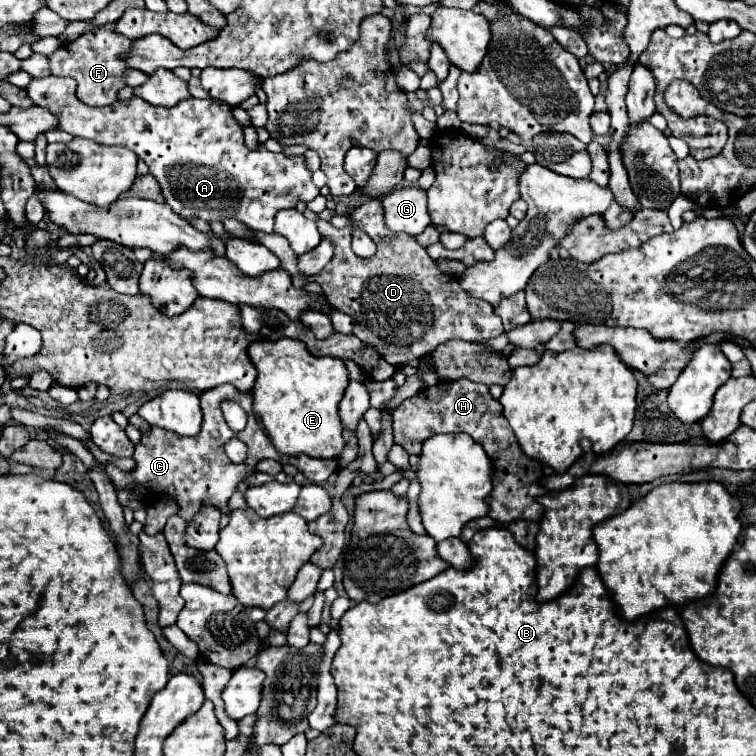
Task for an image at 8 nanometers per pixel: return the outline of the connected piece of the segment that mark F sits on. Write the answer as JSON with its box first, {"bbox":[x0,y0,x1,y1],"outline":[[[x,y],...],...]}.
{"bbox":[49,27,133,105],"outline":[[[105,27],[85,31],[73,43],[61,45],[49,59],[51,59],[51,73],[59,77],[73,77],[77,81],[77,97],[85,105],[109,105],[117,101],[117,93],[127,85],[127,61],[125,55],[133,51],[133,41],[109,31]]]}

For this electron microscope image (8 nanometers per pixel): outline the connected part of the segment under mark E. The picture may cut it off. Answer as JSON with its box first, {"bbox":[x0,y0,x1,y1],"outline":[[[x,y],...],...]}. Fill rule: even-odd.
{"bbox":[249,339,347,459],"outline":[[[279,339],[279,341],[255,341],[249,345],[249,357],[257,367],[257,381],[253,387],[253,409],[255,415],[261,419],[271,443],[275,449],[281,451],[297,451],[285,455],[299,455],[303,451],[309,457],[319,459],[337,459],[345,447],[343,439],[343,423],[339,419],[339,401],[343,399],[347,387],[347,369],[341,359],[319,359],[303,347],[297,339]]]}

